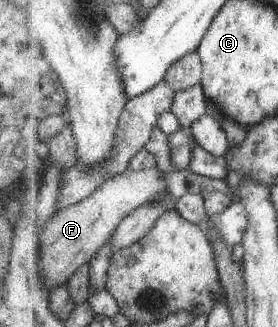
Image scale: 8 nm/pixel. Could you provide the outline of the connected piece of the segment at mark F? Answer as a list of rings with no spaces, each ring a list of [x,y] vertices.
[[[127,168],[121,175],[115,175],[103,183],[87,199],[57,211],[54,217],[43,227],[42,233],[42,266],[45,279],[50,289],[67,284],[72,275],[95,257],[95,253],[111,239],[115,230],[125,217],[137,207],[167,195],[167,181],[159,169],[133,171]]]

